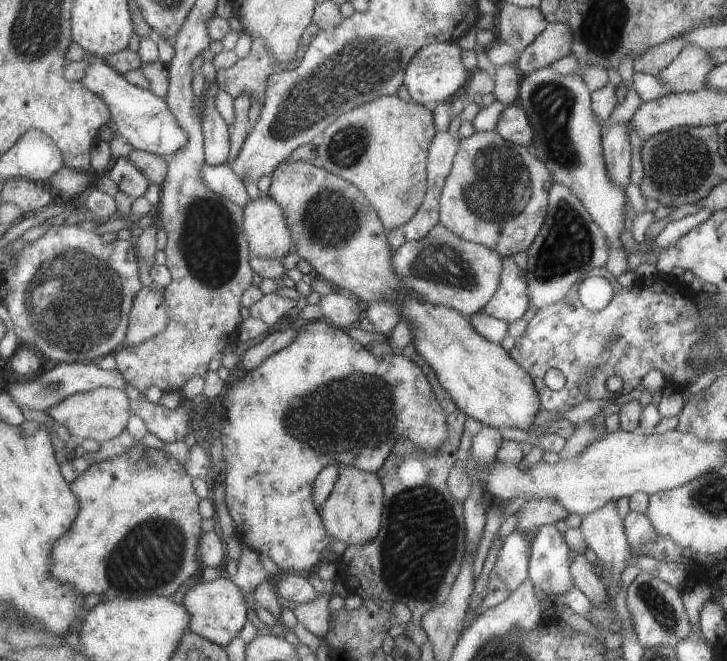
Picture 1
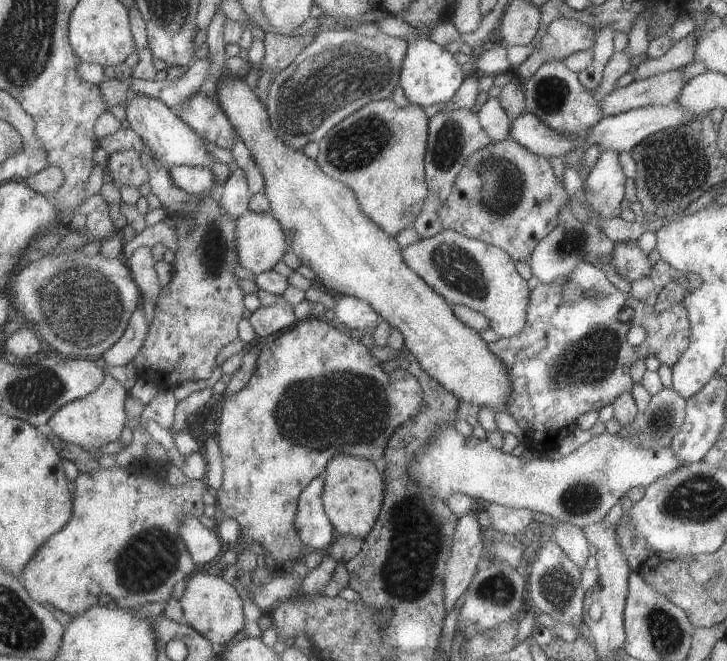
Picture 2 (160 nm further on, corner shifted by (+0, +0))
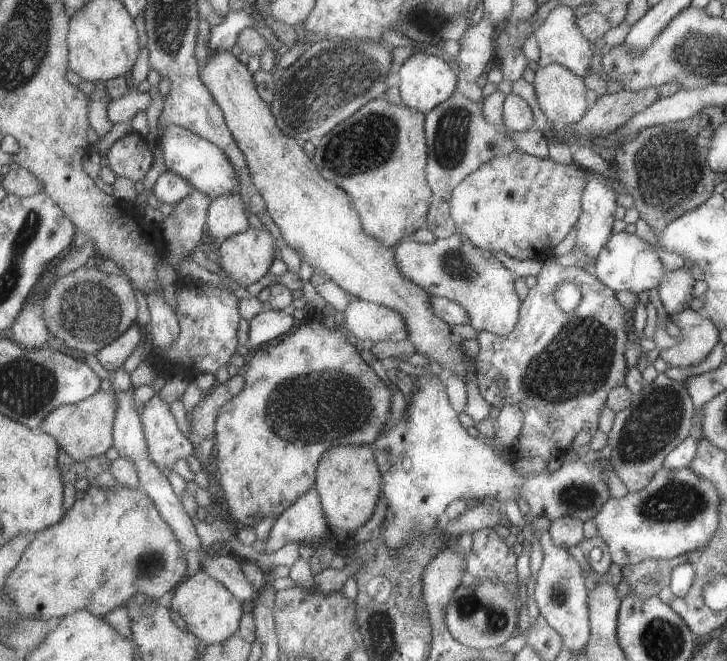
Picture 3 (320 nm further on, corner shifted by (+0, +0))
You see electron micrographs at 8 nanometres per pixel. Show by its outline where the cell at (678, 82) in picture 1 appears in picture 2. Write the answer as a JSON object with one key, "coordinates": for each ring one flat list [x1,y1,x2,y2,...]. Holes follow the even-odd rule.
{"coordinates":[[673,69,642,79,635,79,624,87,615,88,597,101,603,117,610,117,631,109,669,104,684,85,681,69]]}

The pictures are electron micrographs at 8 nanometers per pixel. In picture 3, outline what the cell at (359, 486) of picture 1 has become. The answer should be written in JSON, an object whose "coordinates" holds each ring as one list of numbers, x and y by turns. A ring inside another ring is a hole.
{"coordinates":[[369,445,332,446,318,460,314,490,329,528,341,538,352,534,373,516,375,501,379,500,382,484,372,451]]}

